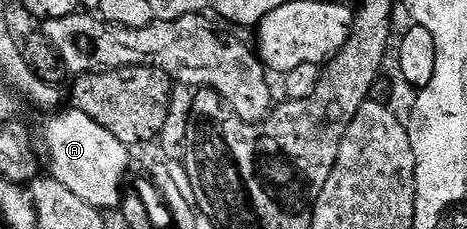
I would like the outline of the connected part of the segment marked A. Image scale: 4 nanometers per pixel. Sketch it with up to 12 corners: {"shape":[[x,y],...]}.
{"shape":[[69,107],[41,141],[52,180],[116,209],[130,146]]}

